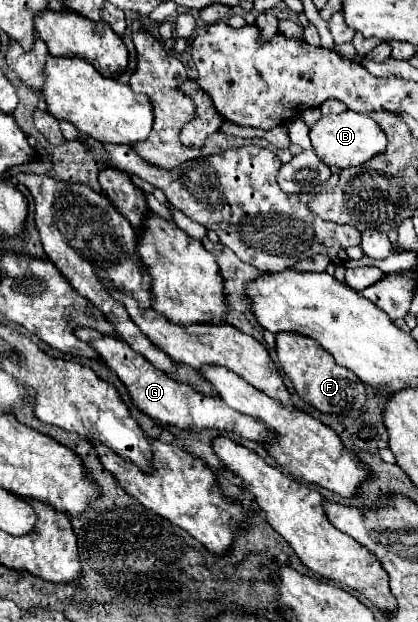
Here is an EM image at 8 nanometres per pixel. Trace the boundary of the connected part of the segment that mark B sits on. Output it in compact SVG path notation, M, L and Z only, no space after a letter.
M342 112L342 114L328 114L320 116L312 126L310 126L310 142L316 152L316 156L328 164L328 166L338 166L338 168L350 168L350 166L360 166L366 160L370 160L374 154L382 152L386 148L386 136L380 130L380 126L364 114L358 112Z

